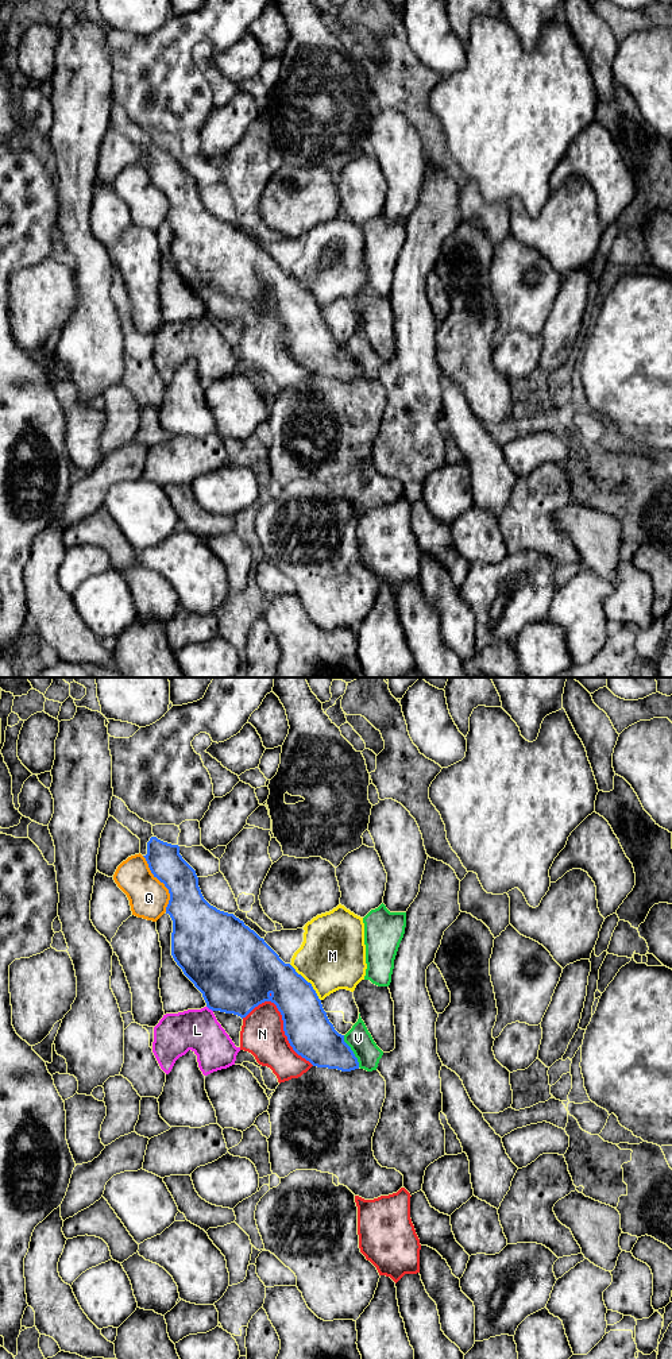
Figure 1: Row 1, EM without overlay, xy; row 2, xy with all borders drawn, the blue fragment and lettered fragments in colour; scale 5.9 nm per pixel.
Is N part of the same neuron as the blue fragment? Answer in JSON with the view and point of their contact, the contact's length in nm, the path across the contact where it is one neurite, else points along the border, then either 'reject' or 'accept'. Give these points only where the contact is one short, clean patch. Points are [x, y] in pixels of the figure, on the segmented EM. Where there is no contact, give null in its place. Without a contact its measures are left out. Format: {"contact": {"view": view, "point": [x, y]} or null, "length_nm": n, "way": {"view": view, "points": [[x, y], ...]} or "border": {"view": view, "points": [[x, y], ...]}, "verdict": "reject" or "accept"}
{"contact": {"view": "xy", "point": [282, 1019]}, "length_nm": 500, "verdict": "reject"}

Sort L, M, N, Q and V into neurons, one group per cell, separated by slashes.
L / M / N / Q / V

